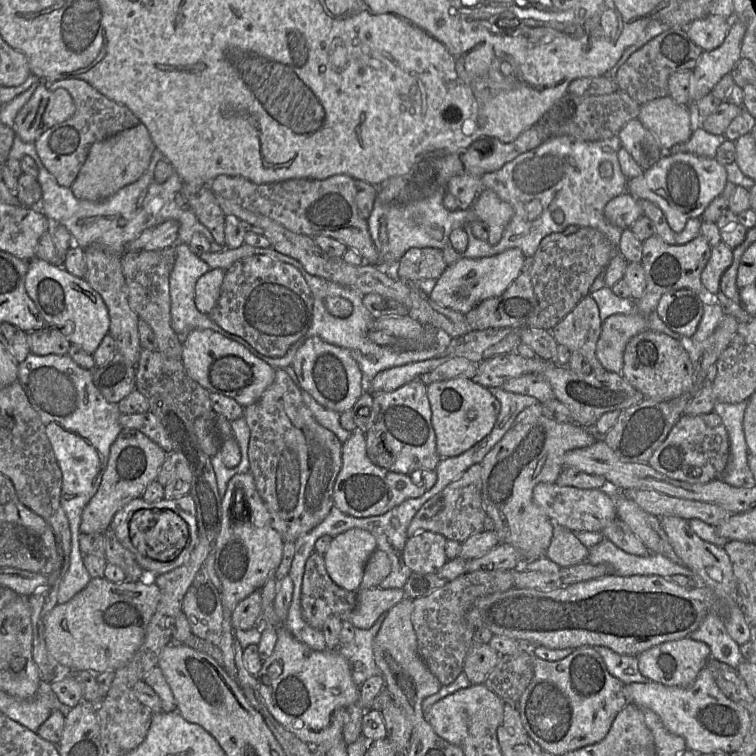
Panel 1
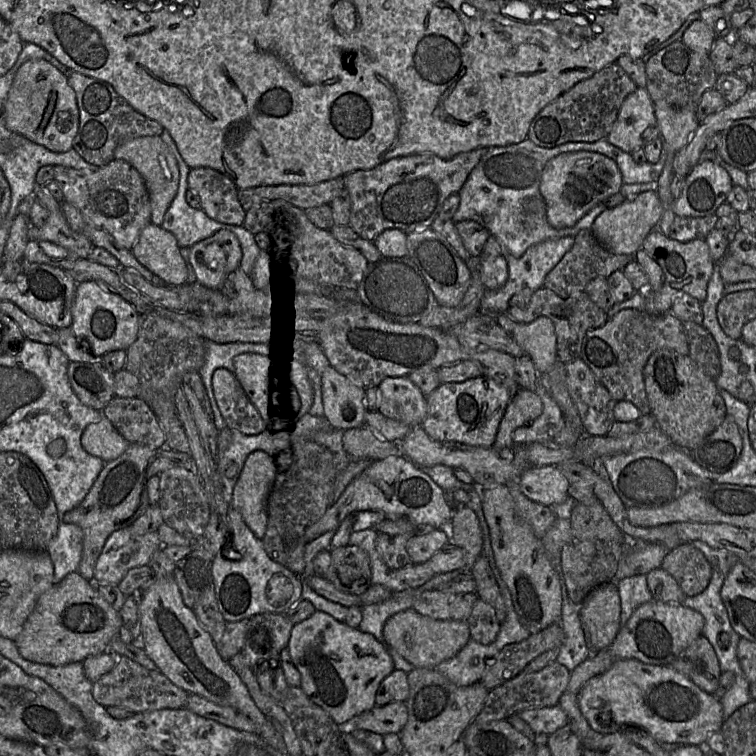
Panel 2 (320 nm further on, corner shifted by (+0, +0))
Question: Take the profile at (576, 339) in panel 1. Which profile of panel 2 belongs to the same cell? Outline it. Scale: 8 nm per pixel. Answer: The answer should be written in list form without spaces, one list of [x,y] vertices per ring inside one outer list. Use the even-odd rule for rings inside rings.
[[[623,309],[605,325],[587,332],[579,358],[592,370],[597,379],[617,401],[632,402],[642,413],[650,413],[643,370],[653,352],[670,349],[682,355],[689,354],[689,345],[683,322],[673,313],[652,315],[643,310]]]

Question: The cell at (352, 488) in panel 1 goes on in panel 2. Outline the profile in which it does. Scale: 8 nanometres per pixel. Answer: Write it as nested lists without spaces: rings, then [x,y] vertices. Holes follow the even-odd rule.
[[[404,455],[390,456],[373,461],[367,469],[357,476],[343,491],[341,496],[330,506],[325,514],[305,530],[305,541],[308,543],[330,530],[337,530],[342,520],[352,512],[364,510],[382,511],[386,518],[406,517],[418,525],[429,525],[434,528],[446,528],[450,525],[454,507],[451,505],[447,493],[433,481],[420,467]]]

